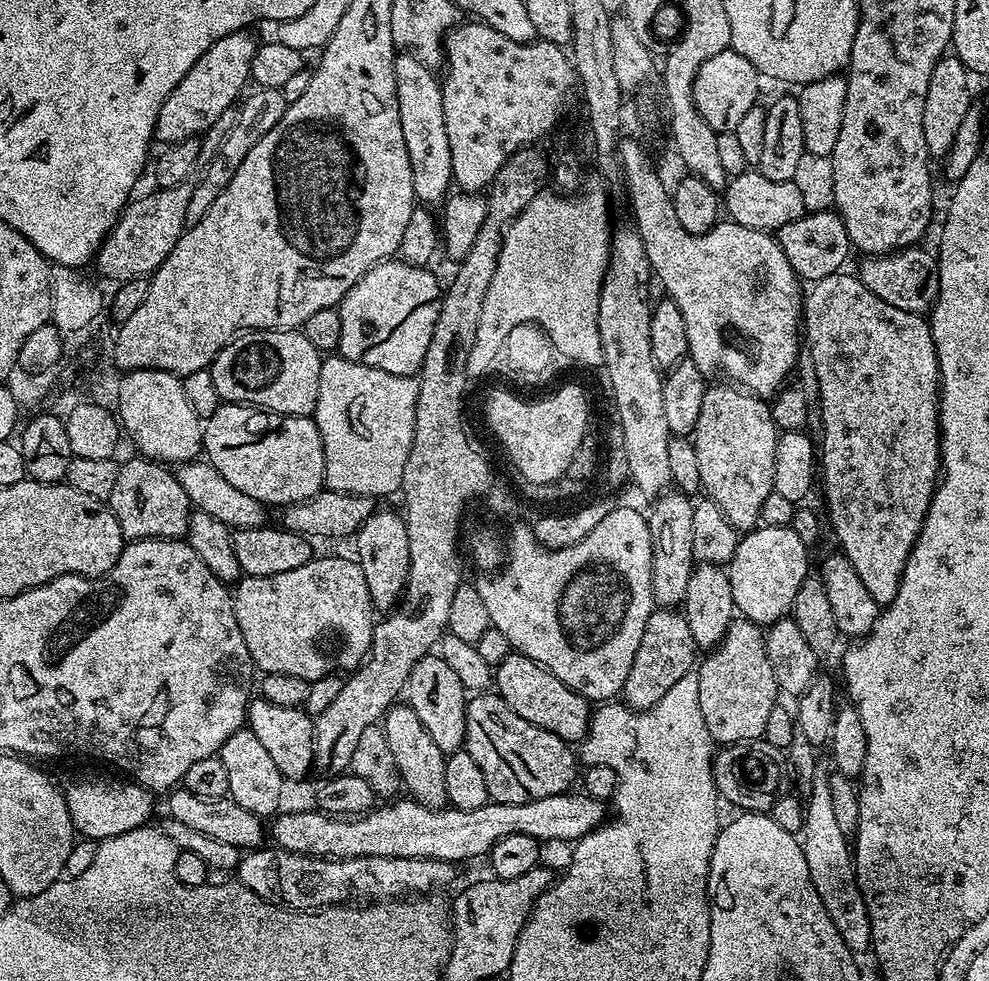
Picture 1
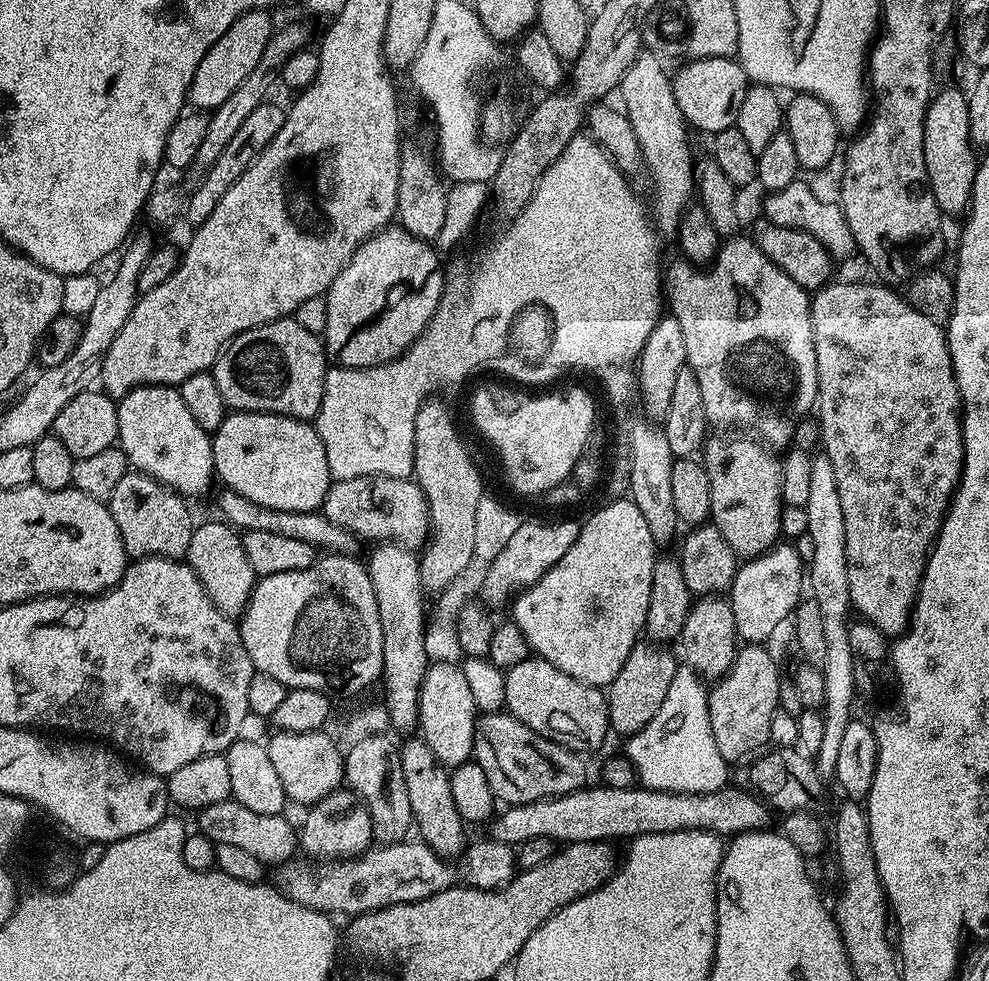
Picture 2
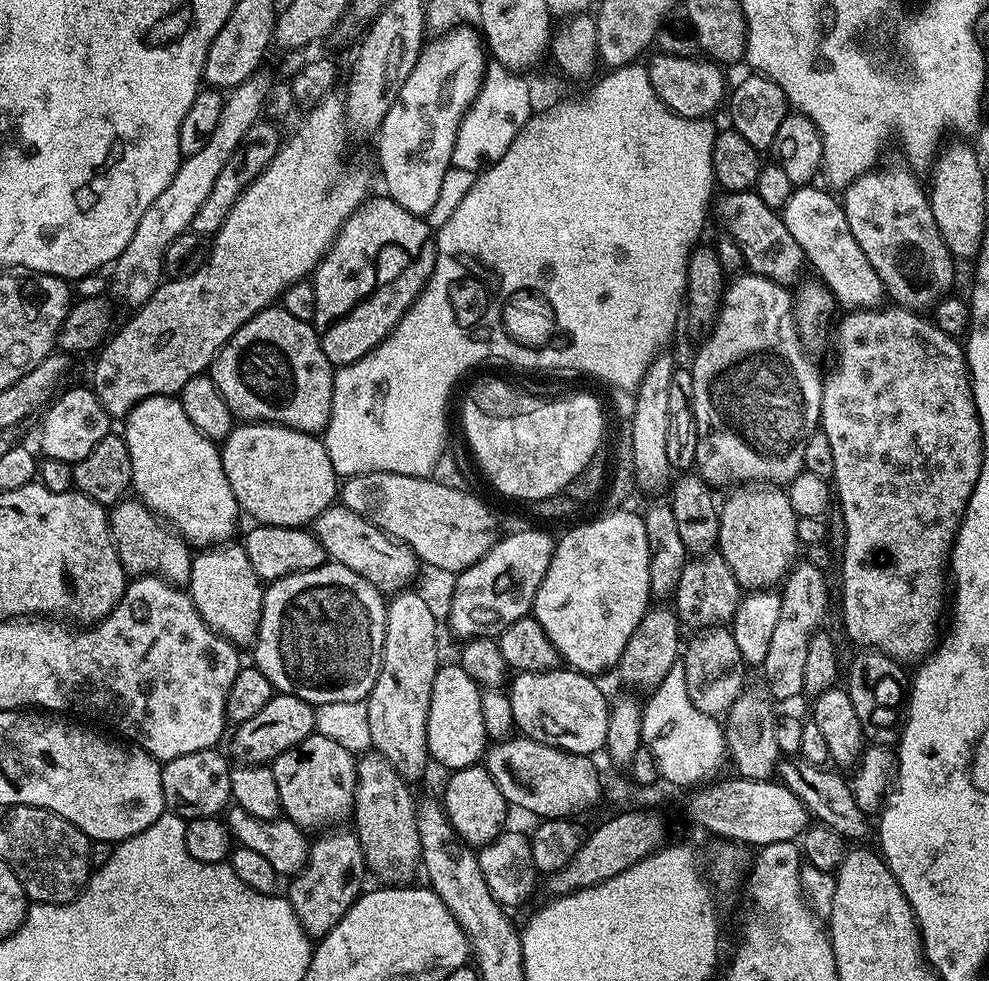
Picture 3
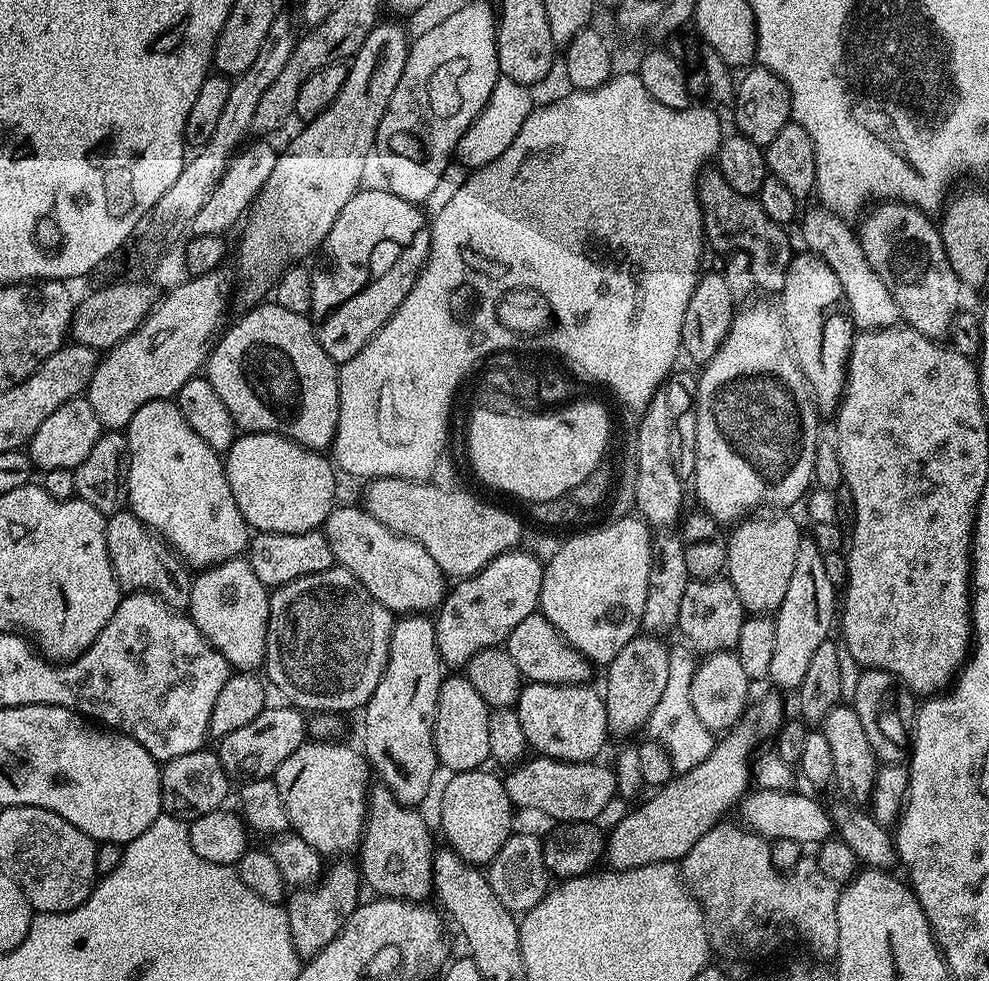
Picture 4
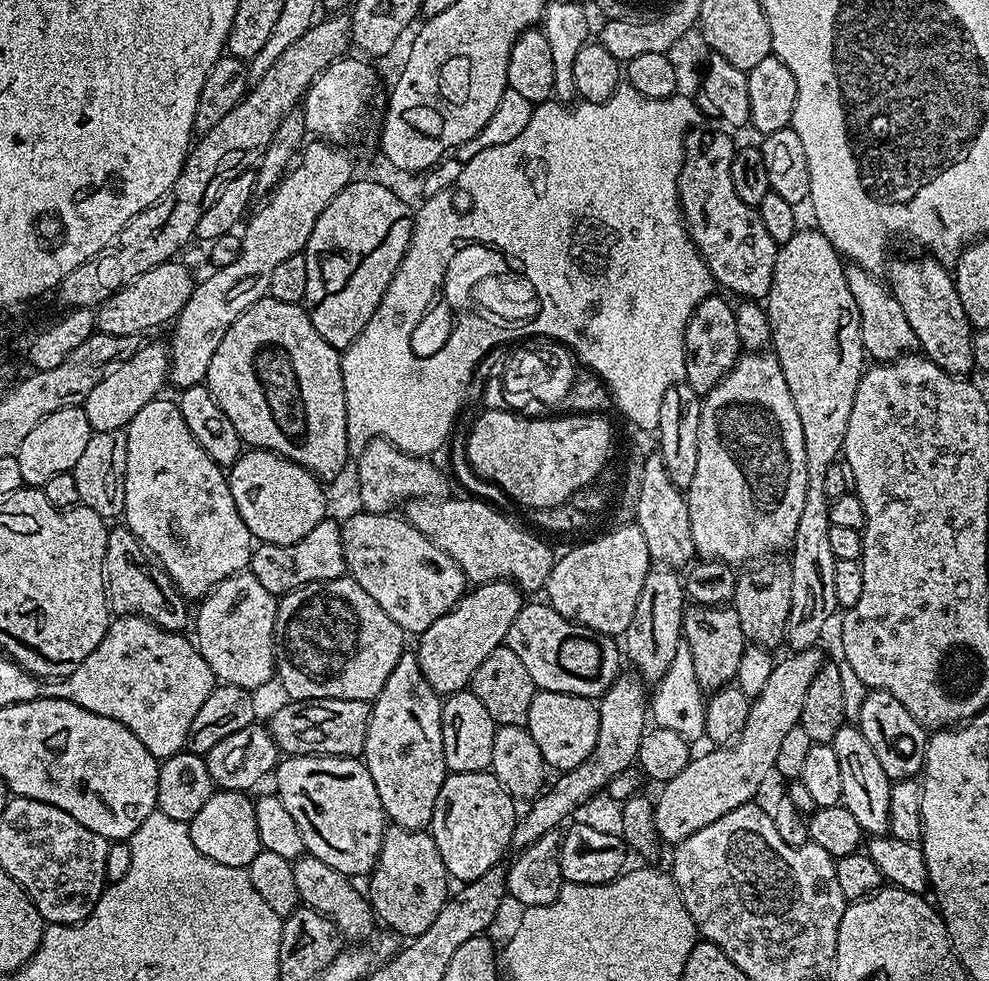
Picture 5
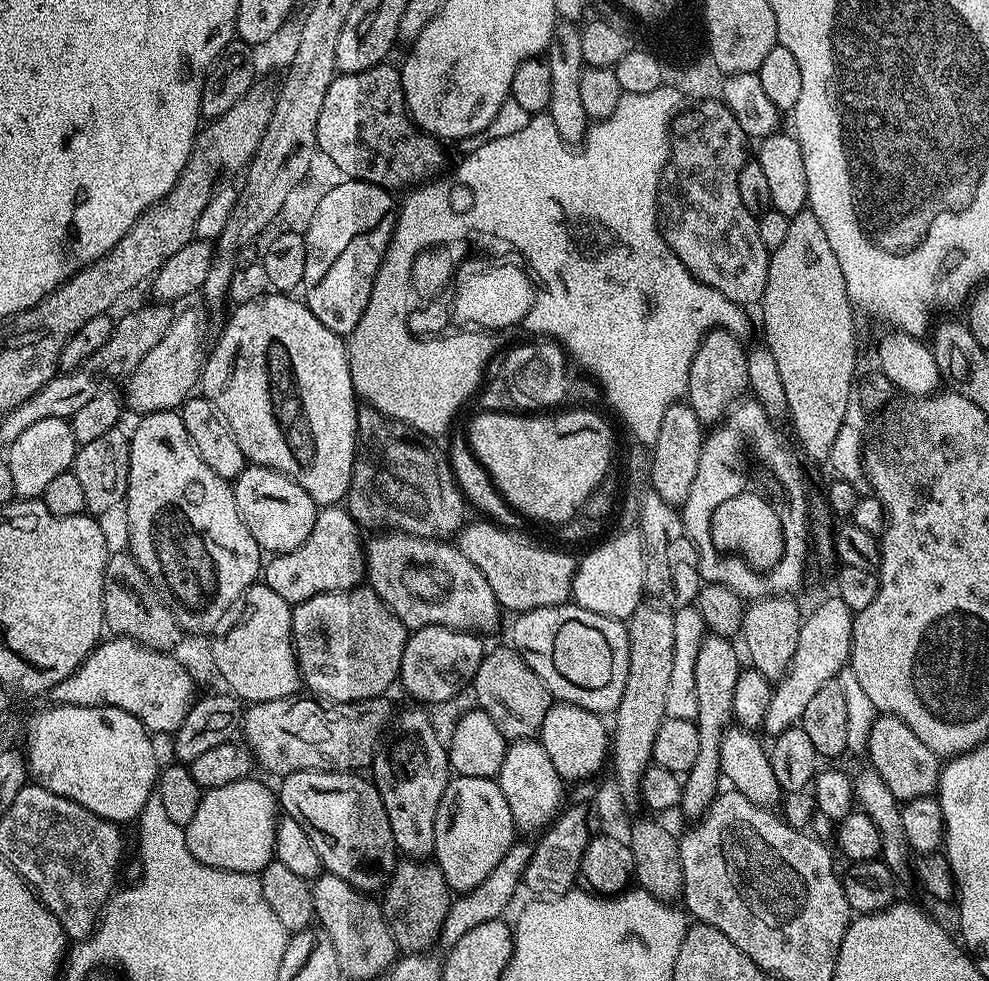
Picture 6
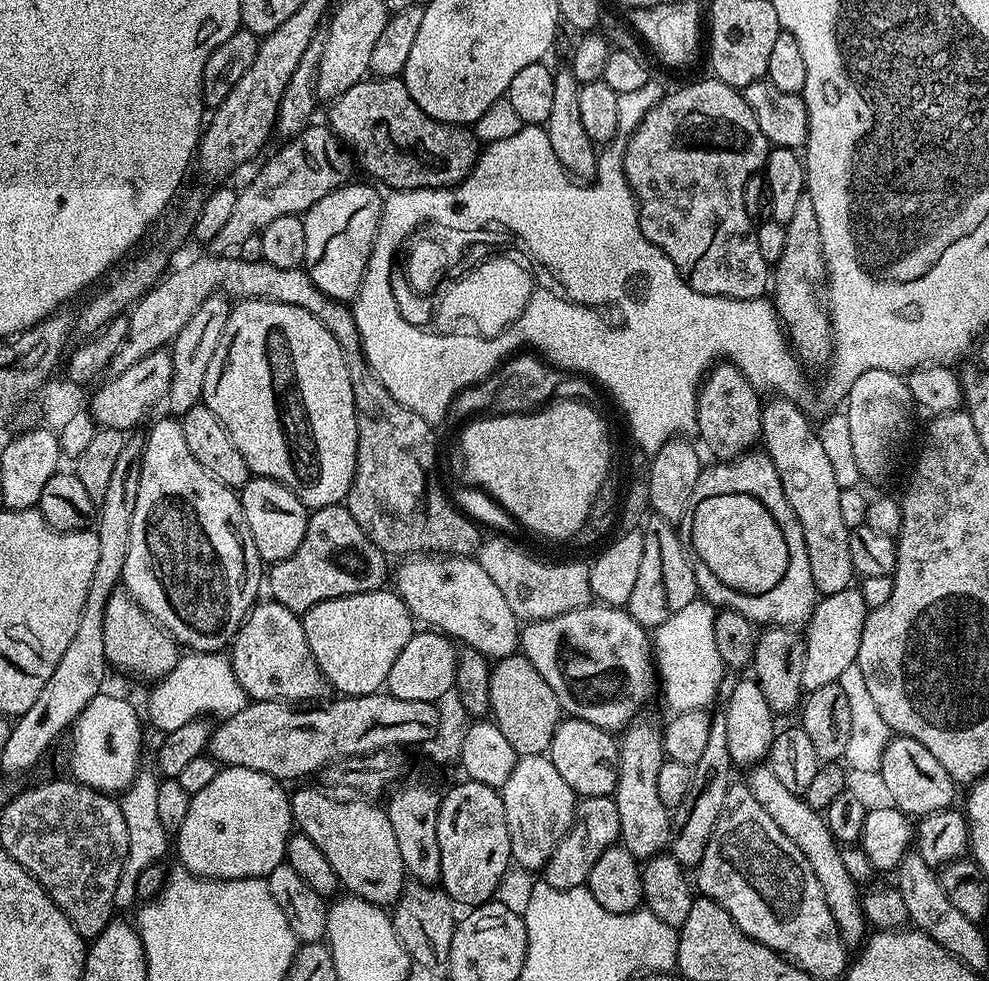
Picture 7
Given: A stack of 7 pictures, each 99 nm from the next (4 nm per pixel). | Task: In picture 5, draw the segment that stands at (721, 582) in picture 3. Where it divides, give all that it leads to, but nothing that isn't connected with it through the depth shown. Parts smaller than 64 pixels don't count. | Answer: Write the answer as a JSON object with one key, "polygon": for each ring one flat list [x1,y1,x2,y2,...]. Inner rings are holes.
{"polygon":[[692,604,685,607,682,639,690,646,690,658,694,658,694,675,698,677,698,686,702,691,711,694,719,688,729,687,735,681,738,664,746,647,742,626,738,626,738,614,735,608,715,604]]}

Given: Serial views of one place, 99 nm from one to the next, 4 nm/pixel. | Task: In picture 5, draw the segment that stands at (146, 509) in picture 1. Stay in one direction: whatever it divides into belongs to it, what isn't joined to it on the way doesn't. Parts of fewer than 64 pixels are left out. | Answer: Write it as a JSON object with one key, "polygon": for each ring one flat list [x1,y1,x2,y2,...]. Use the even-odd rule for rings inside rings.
{"polygon":[[126,526,119,527,113,527,108,533,104,559,104,588,108,591,109,609,116,616,141,616,168,632,183,633,184,627,190,624,189,601,175,587,164,588,165,581,152,576,148,567,154,560,144,543]]}

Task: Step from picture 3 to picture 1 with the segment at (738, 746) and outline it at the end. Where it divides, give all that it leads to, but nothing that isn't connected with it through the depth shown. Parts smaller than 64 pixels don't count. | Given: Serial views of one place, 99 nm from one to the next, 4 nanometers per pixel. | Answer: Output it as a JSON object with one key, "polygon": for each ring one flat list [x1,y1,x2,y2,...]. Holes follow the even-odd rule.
{"polygon":[[743,618,733,619,728,633,722,642,707,653,708,656,699,661,695,669,698,674,698,706,702,706,702,719,706,722,706,730,710,730,710,738,720,746,725,744,741,744,747,740,758,740,763,737,770,710,778,703,778,689,774,670,770,667,770,658,766,654,765,629,753,621]]}

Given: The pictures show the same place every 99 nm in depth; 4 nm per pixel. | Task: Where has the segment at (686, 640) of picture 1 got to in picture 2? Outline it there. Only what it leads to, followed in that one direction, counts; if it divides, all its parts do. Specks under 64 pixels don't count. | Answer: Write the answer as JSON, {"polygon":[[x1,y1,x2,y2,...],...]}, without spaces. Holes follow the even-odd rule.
{"polygon":[[652,642,637,643,630,650,622,670,607,685,608,698,608,727,621,738,627,738,638,734,658,714,658,706,666,702,666,690,670,690,670,682,674,682,674,674,678,667,678,661,667,652,667,647,657,646]]}

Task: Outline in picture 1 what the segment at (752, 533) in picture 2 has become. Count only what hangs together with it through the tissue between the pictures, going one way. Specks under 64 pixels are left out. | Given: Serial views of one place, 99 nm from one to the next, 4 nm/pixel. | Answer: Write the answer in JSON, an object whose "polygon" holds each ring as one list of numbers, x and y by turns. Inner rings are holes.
{"polygon":[[723,382,724,384,713,383,706,390,706,394,702,398,702,410,698,413,698,426,694,433,694,443,696,453,698,454,698,474,700,475,701,489,706,493,707,499,714,503,722,510,722,514,726,514,726,518,736,527,736,531,745,534,751,532,753,528,760,524,760,515,762,514,762,502,766,502,766,498,771,494,772,483,774,482,774,450,776,449,776,438,778,429,772,410,767,399,754,396,751,392,745,392,743,388,731,383]]}

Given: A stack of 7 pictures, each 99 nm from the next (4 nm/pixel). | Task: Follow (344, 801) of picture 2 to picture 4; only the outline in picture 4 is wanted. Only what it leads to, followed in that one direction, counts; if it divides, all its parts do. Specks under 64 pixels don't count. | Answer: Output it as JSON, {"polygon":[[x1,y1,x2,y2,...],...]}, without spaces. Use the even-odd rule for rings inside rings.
{"polygon":[[340,858,329,863,315,884,307,888,297,888,287,897,290,938,301,961,313,960,322,950,326,950,326,946,330,946,330,942,334,942,334,938,340,933,350,914,354,914,361,899,362,877,359,867,348,860,351,859]]}

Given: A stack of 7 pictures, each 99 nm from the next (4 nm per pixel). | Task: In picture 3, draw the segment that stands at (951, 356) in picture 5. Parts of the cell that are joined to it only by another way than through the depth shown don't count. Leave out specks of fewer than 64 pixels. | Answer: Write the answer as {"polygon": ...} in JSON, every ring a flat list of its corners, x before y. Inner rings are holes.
{"polygon":[[883,164,843,189,846,222,850,222,854,239,862,246,870,266,882,278,887,299,901,308,924,310,949,291,947,288,956,276,957,261,938,230,938,222,934,222,922,180,920,184,911,167]]}

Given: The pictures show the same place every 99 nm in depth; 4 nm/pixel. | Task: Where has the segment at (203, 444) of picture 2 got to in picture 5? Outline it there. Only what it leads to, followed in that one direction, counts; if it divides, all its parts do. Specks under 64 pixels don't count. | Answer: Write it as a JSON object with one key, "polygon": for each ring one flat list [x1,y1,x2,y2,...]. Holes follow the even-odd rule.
{"polygon":[[164,399,146,402,127,426,126,502,122,520,158,564,168,571,167,579,176,591,189,601,196,602,207,596,215,584,230,578,235,572,245,571,251,565,254,538,246,522,242,522,238,506,234,506,234,494,230,494,225,469,219,468,214,458,198,446,194,434,190,434,190,426,186,426,186,418,182,418,179,403,175,399]]}

